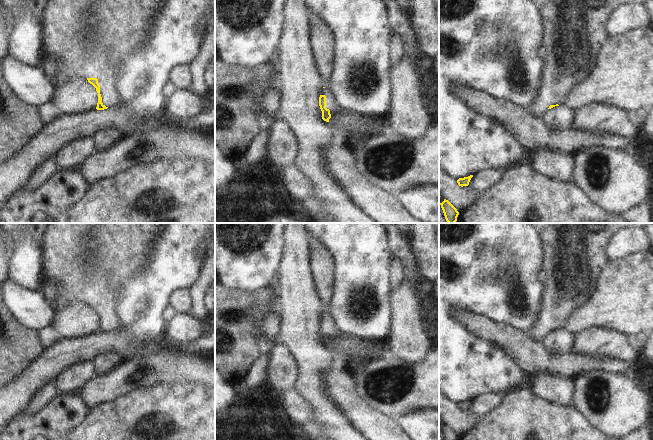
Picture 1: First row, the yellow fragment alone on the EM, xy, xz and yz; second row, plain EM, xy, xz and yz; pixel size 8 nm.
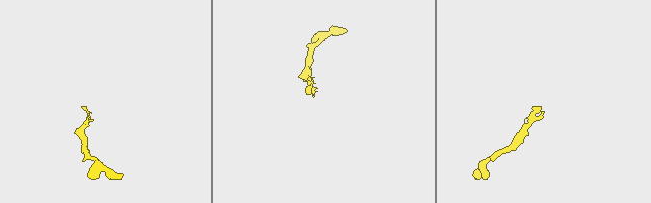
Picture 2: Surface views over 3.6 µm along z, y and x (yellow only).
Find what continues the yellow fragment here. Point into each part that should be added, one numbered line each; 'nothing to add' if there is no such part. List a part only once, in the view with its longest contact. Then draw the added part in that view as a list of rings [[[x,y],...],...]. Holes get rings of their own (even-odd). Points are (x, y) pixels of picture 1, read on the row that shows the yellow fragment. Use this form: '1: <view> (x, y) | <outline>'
1: xy (89, 37) | [[[48,0],[41,23],[42,53],[57,58],[61,63],[61,69],[53,79],[54,86],[77,78],[97,78],[103,105],[108,108],[118,106],[121,99],[116,90],[117,65],[139,50],[161,2],[162,0]]]

